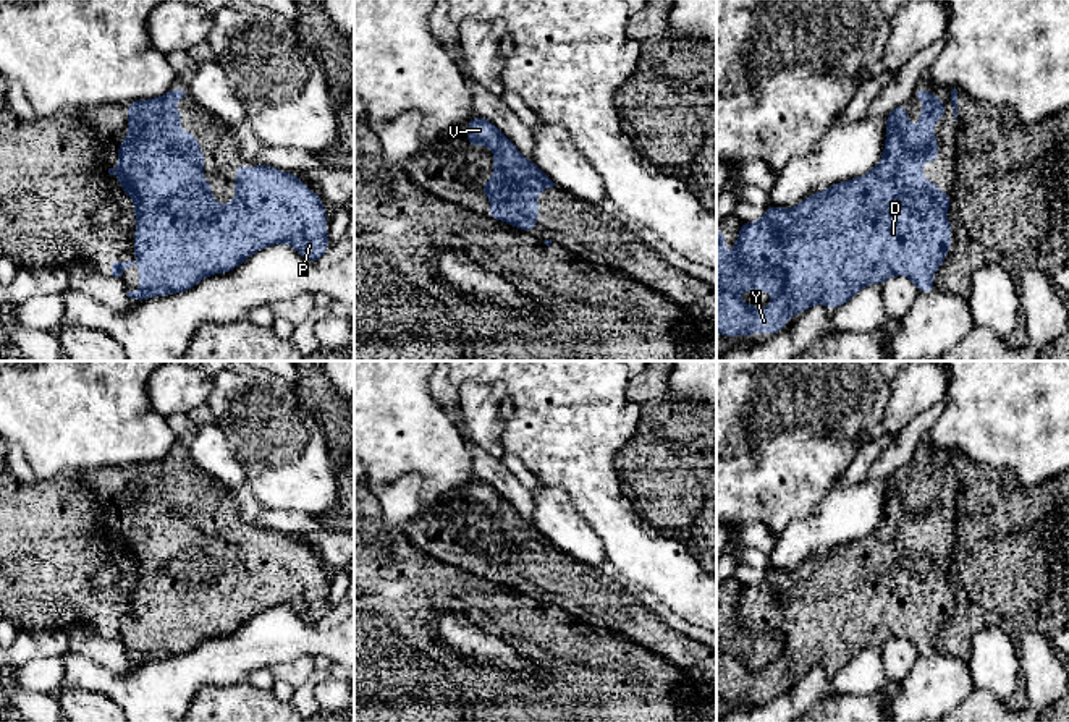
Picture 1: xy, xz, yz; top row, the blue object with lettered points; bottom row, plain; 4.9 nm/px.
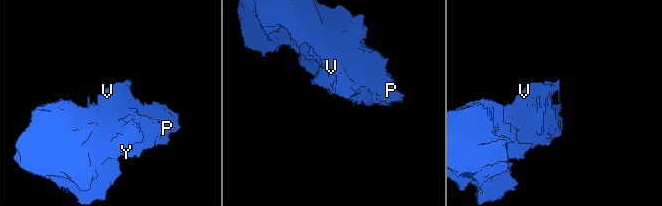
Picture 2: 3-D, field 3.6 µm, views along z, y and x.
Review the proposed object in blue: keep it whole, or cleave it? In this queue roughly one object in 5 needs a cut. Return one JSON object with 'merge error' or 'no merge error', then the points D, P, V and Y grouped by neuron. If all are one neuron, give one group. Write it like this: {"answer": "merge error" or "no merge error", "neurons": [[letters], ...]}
{"answer": "no merge error", "neurons": [["D", "P", "V", "Y"]]}

